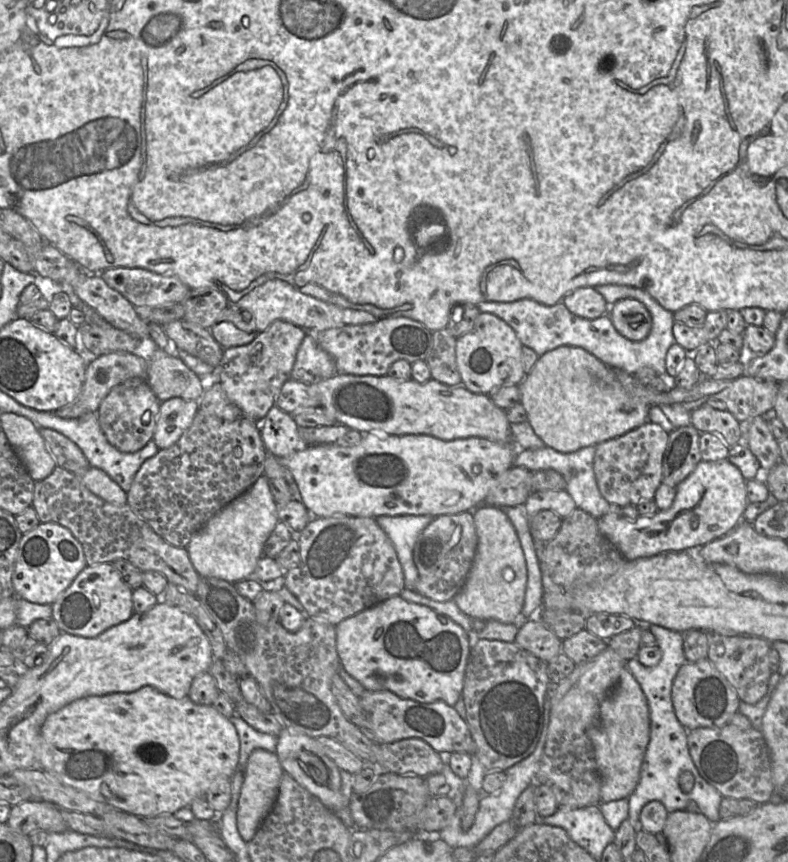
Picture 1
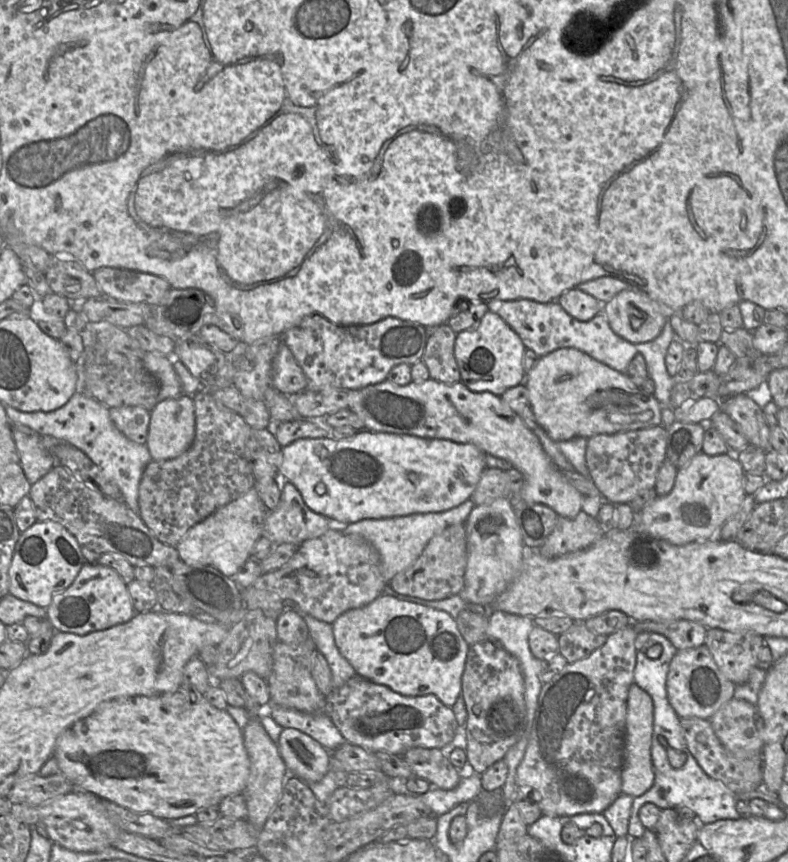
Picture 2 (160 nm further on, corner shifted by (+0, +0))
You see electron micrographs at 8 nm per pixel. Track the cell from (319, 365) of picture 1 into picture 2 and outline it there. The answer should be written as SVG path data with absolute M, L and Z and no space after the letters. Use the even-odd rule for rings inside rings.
M283 343L272 365L272 386L280 393L293 395L307 390L308 380L291 350Z

